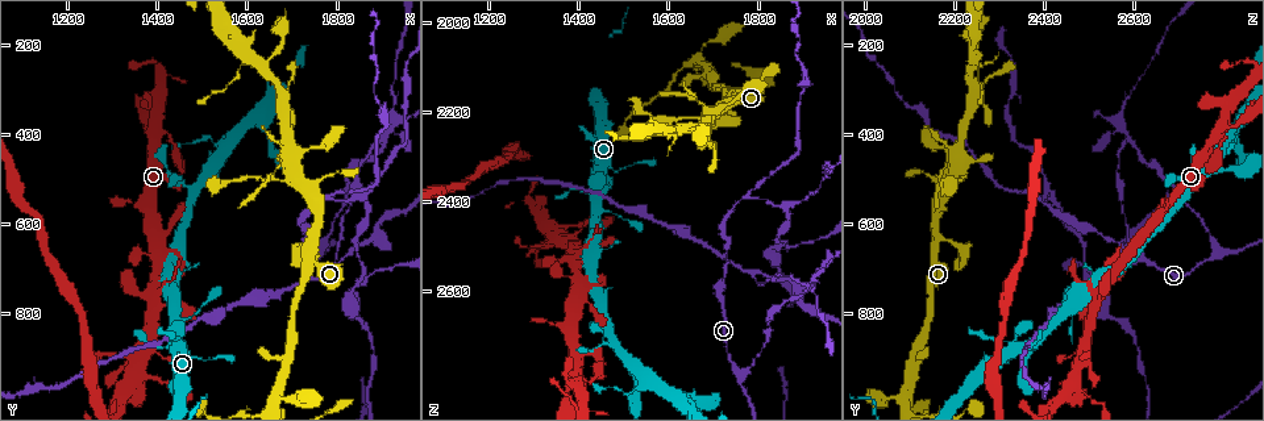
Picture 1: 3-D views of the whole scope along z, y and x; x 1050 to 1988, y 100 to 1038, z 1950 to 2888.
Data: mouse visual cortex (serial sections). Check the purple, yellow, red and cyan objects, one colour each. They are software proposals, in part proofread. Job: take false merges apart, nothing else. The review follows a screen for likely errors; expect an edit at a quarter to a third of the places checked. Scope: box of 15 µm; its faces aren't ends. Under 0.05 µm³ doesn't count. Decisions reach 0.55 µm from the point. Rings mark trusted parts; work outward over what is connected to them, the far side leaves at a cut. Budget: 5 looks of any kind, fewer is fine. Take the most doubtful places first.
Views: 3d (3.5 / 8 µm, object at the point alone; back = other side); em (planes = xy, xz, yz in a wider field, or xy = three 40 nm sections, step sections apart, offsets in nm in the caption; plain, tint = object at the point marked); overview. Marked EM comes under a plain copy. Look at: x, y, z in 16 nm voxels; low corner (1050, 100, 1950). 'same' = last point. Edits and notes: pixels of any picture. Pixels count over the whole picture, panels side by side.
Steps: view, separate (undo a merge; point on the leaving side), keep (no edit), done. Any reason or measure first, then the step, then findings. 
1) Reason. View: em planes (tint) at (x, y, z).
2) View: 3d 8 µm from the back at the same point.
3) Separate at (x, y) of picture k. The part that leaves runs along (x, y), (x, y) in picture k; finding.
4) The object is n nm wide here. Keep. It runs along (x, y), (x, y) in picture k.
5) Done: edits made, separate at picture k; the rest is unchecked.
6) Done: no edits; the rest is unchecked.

Sharp bend. View: 3d 3.5 µm at (1440, 495, 2730).

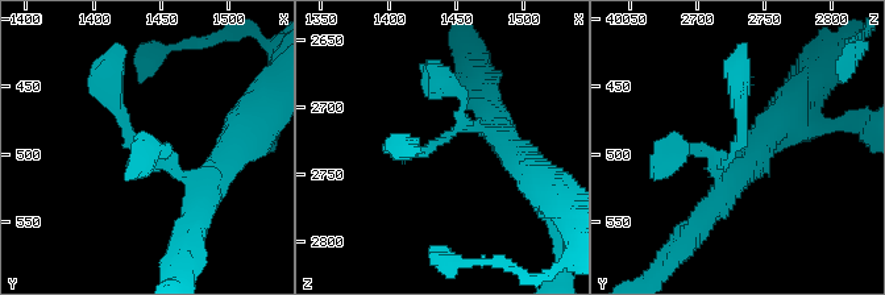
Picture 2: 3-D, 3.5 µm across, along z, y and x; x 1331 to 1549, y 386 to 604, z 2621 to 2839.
3 arms meet here; the arms are 150, 250, 250 nm wide. View: em xy step 2 (tint) at (1436, 498, 2728).

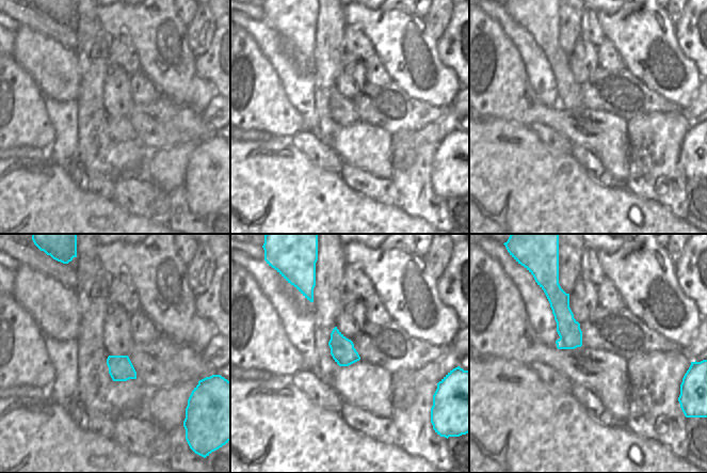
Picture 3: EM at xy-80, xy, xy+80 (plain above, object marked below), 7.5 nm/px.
Keep. It runs along (202, 203), (129, 138), (108, 74) in picture 2; continuous, no second cell.

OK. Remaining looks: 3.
Abrupt turn. View: 3d 3.5 µm at (1755, 640, 2145).

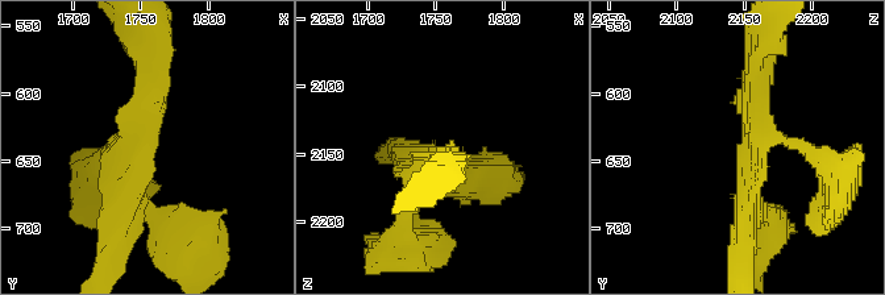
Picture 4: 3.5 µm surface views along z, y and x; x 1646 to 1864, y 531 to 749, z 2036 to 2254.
Need the tissue. View: em xy step 5 (tint) at (1750, 644, 2152).

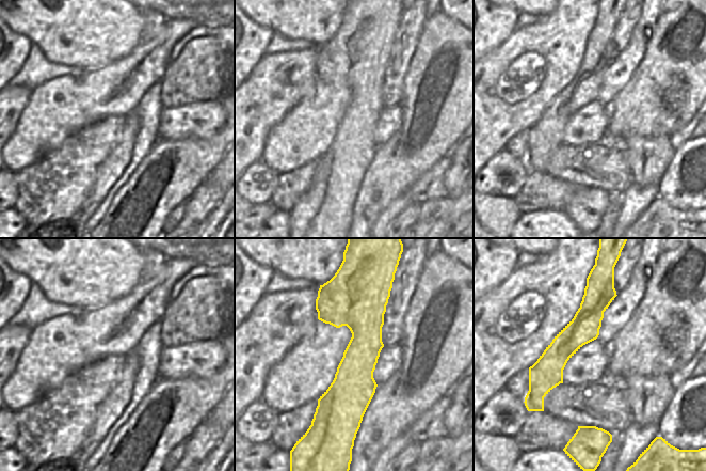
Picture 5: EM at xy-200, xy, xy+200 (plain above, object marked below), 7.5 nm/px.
Keep. It runs along (772, 217), (748, 198), (756, 69) in picture 4; all the same cell.

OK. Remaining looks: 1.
Done: no edits; the rest is unchecked.

